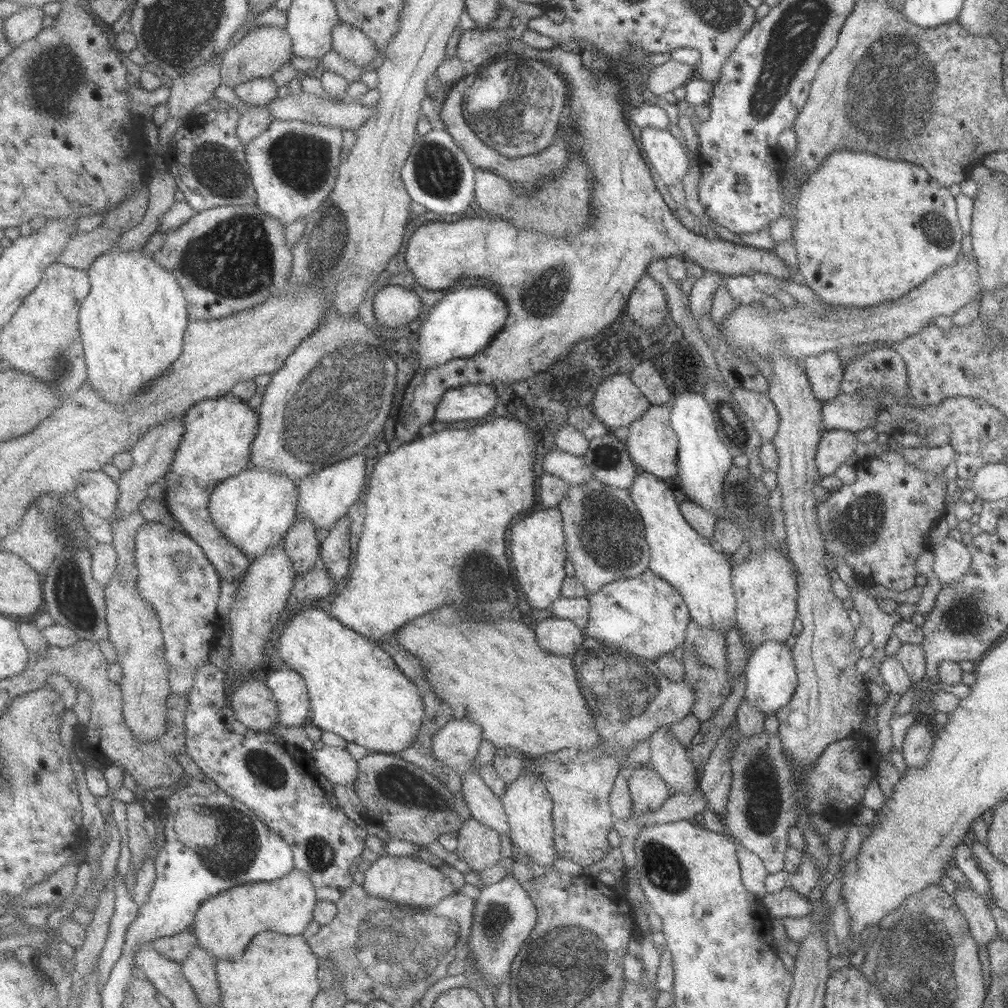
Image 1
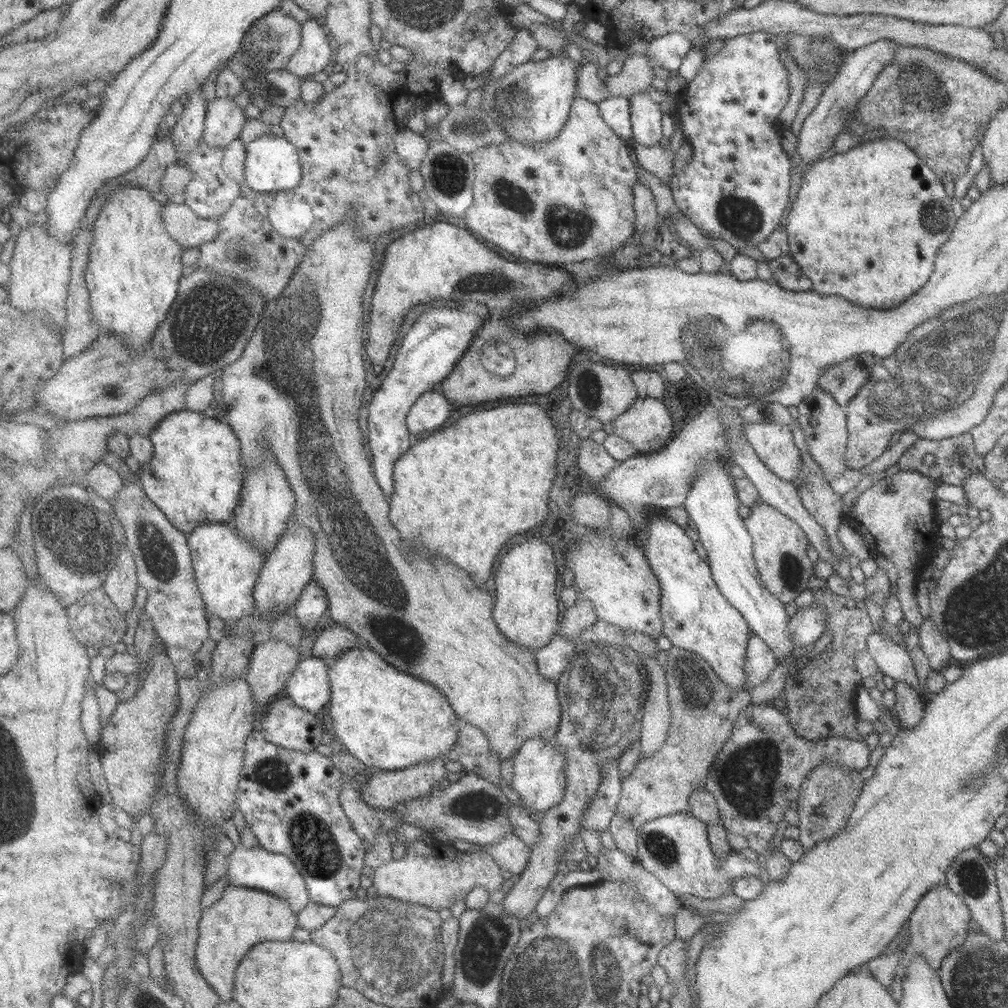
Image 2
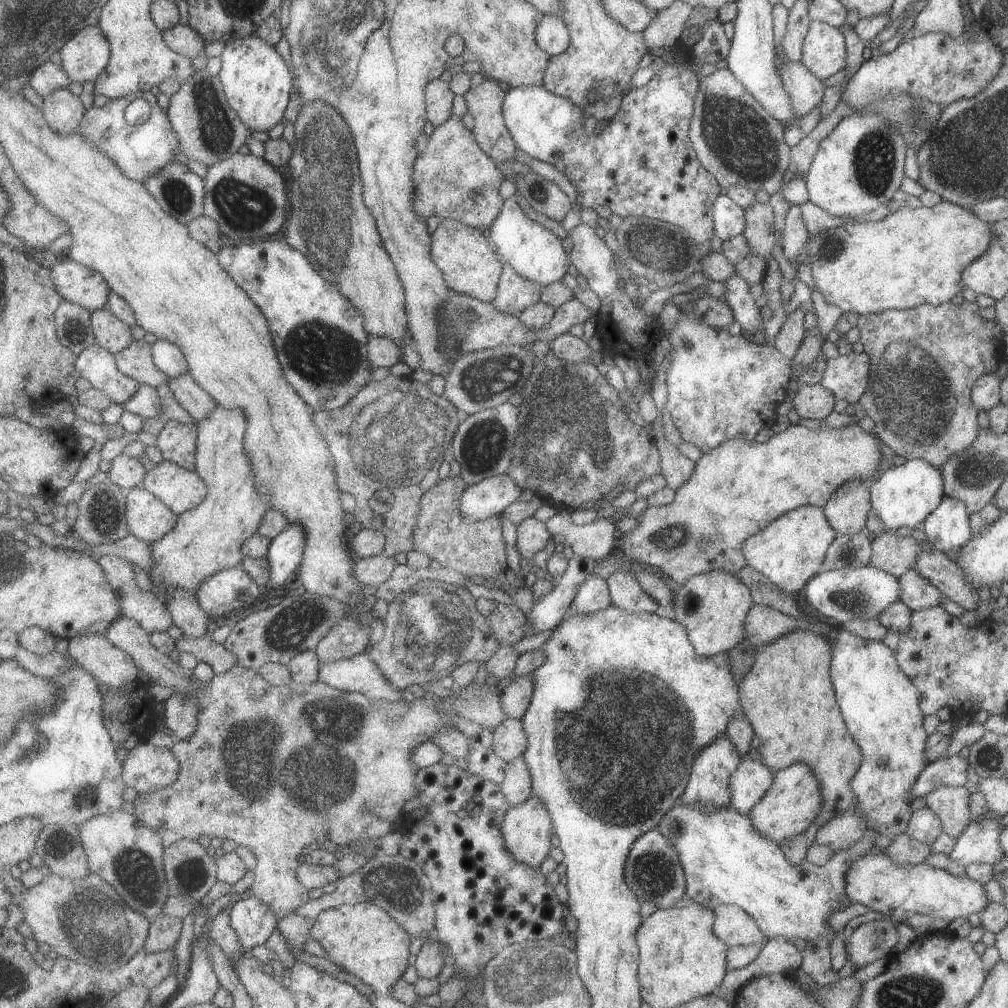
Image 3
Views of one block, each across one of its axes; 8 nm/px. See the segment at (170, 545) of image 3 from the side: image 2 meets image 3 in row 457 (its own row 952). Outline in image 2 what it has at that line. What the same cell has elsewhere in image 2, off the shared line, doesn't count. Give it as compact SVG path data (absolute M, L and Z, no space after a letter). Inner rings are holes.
M227 886L223 897L204 911L197 952L200 970L224 1002L234 1002L236 976L242 960L258 944L272 940L293 941L299 927L299 913L290 901L256 888Z

